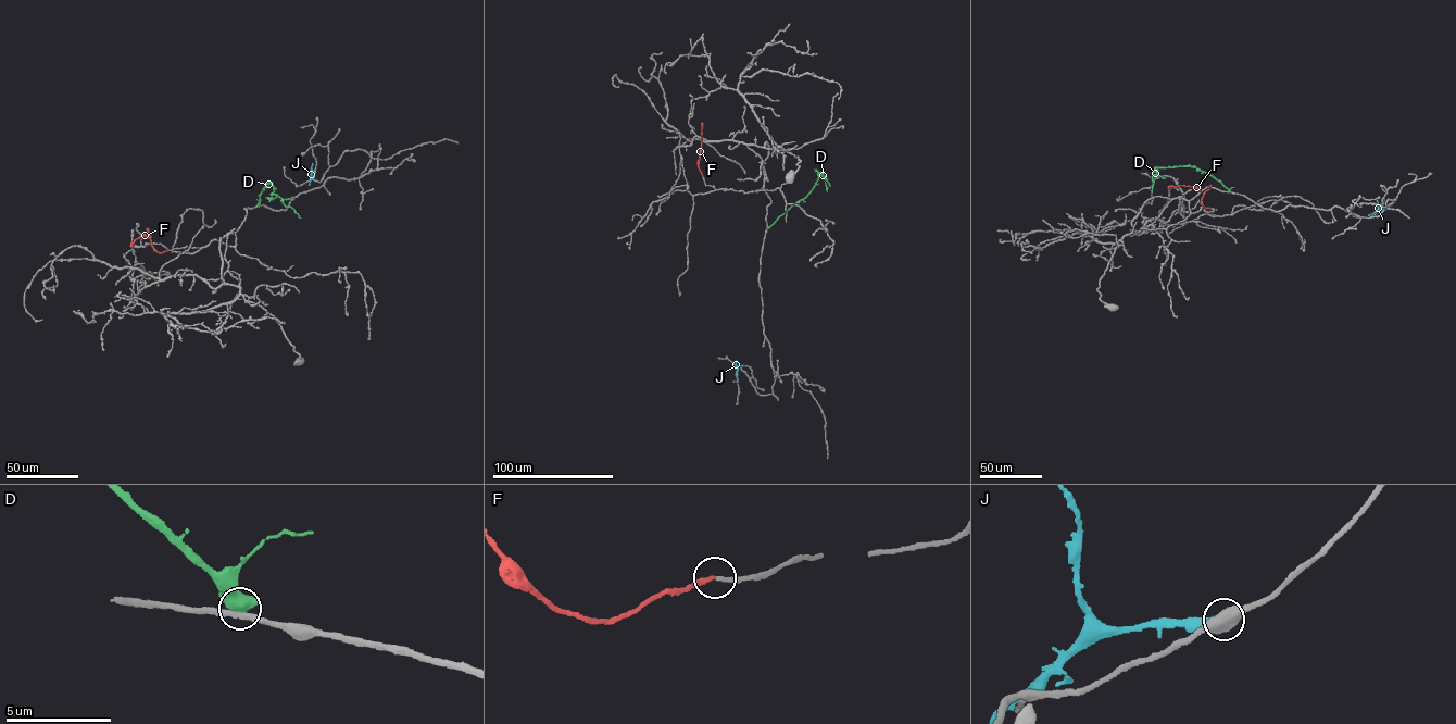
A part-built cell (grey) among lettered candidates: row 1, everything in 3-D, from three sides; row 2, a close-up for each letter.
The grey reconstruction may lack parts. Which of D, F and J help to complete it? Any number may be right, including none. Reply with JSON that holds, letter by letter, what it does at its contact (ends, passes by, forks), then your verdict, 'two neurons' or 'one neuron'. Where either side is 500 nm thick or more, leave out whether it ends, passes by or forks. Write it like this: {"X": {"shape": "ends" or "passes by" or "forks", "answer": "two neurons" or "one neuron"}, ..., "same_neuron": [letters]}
{"D": {"answer": "two neurons"}, "F": {"shape": "ends", "answer": "one neuron"}, "J": {"answer": "two neurons"}, "same_neuron": ["F"]}

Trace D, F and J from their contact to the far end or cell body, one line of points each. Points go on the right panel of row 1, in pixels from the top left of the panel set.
D: (1230, 191), (1220, 182), (1189, 166), (1154, 167), (1152, 192)
F: (1209, 208), (1203, 207), (1204, 192), (1195, 186), (1167, 187)
J: (1387, 208), (1369, 215)

